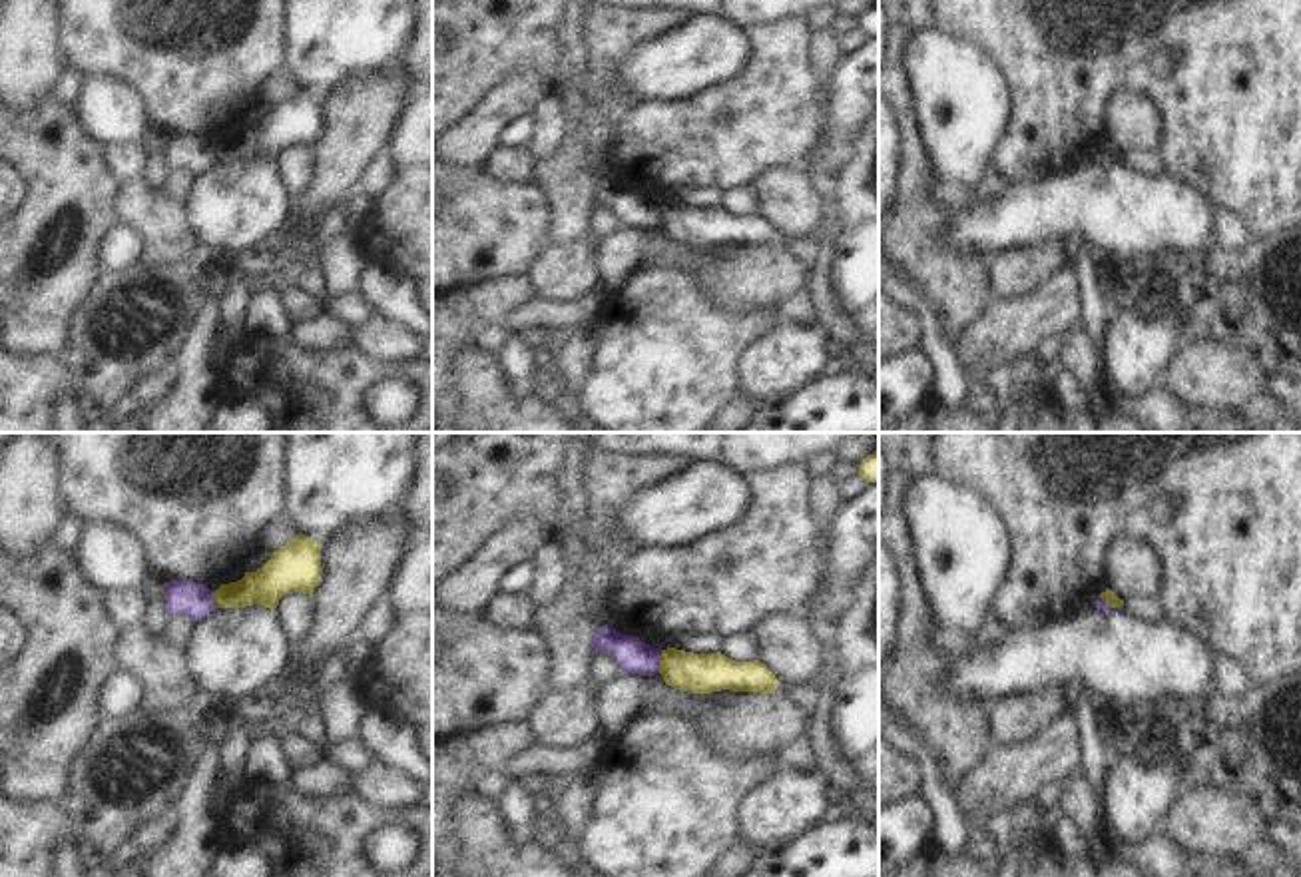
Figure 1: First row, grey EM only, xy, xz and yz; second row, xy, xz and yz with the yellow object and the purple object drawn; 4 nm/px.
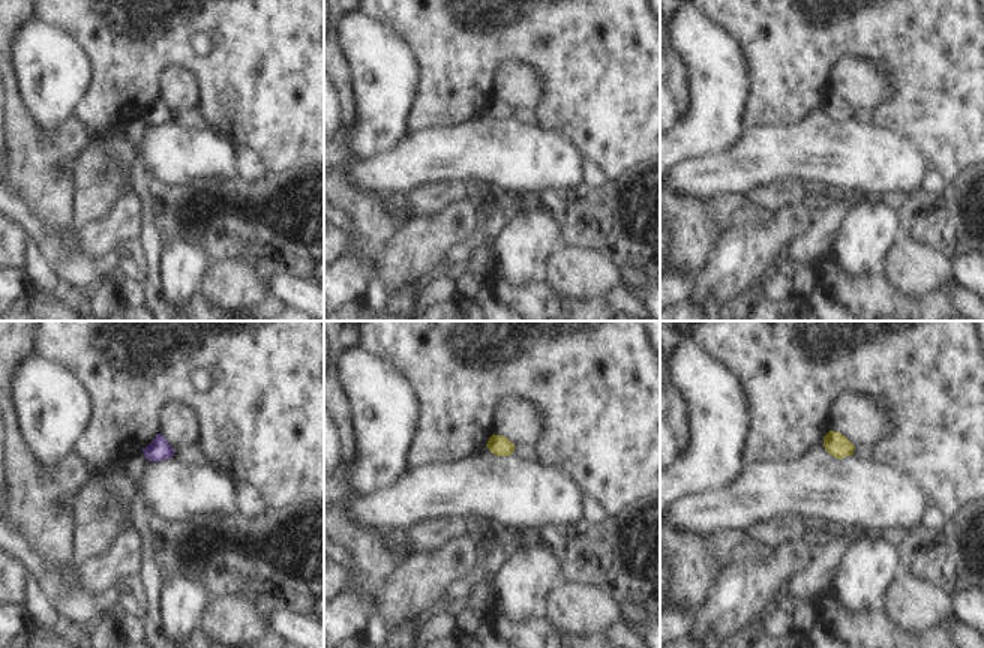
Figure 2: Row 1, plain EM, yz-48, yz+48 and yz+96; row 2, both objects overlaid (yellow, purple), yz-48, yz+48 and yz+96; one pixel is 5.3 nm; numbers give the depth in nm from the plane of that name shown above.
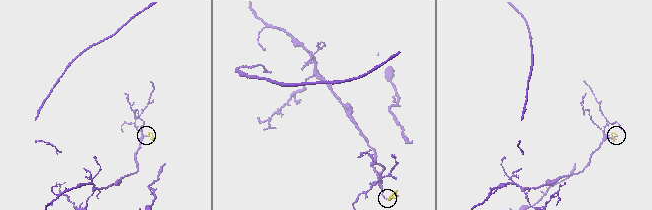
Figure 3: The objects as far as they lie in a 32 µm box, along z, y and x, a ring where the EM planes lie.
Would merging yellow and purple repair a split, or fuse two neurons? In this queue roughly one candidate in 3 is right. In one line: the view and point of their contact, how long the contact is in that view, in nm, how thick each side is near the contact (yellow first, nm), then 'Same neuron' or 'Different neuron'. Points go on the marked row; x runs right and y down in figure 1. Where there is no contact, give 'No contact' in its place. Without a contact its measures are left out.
Touches yellow at xz (660, 662). Shared border 100 nm. Thickness 160 nm (yellow) against 140 nm. Different neuron.

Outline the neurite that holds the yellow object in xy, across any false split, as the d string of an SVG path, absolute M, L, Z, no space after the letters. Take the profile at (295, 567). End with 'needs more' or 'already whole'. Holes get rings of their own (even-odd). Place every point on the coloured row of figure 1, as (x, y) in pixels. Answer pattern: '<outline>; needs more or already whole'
M305 534L271 554L255 572L231 584L221 584L213 592L217 608L265 606L275 610L279 600L293 592L313 596L321 582L321 544Z; already whole

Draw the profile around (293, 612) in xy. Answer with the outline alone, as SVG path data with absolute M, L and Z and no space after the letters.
M303 592L287 594L279 600L275 614L281 634L295 646L313 626L313 598Z

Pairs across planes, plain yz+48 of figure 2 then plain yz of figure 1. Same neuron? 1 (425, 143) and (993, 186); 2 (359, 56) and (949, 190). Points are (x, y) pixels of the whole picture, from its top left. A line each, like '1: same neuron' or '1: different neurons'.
1: different neurons
2: same neuron

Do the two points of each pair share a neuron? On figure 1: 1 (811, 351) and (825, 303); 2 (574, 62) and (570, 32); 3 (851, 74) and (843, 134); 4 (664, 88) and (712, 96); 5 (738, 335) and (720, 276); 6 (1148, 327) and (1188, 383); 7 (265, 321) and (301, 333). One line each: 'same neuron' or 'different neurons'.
1: different neurons
2: same neuron
3: same neuron
4: different neurons
5: different neurons
6: different neurons
7: different neurons

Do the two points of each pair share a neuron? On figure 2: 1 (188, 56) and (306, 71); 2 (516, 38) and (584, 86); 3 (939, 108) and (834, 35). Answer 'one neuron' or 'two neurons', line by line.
1: one neuron
2: one neuron
3: one neuron

